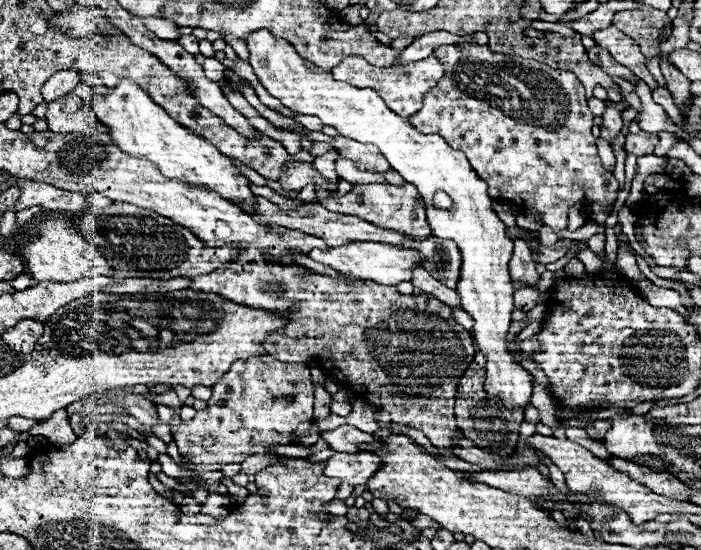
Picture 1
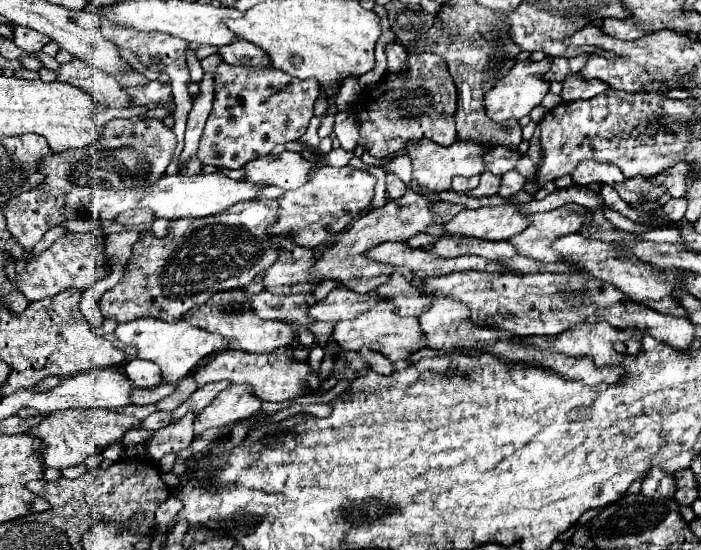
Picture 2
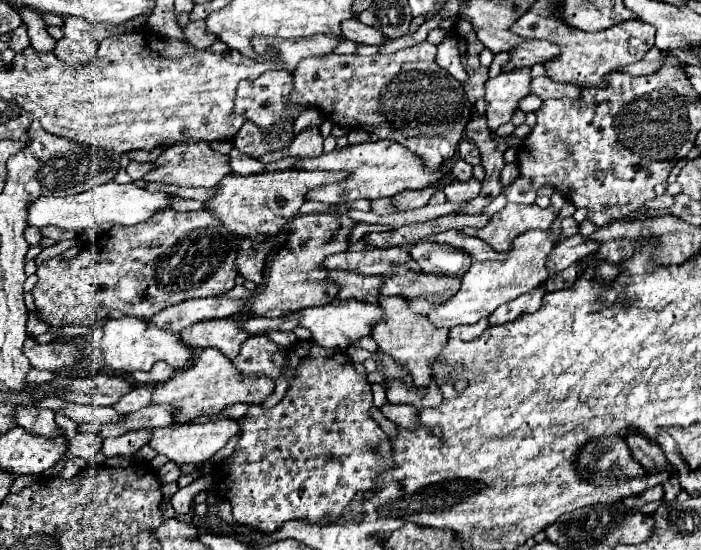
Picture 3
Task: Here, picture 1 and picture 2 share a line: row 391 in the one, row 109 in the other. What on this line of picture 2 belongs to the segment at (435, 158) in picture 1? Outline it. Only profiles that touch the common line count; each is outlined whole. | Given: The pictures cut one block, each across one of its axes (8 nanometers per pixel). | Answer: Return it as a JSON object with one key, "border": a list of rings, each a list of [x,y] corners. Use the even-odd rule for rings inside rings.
{"border":[[[548,58],[542,62],[532,62],[532,60],[516,62],[508,70],[508,74],[484,94],[484,106],[486,106],[488,118],[492,118],[494,122],[506,122],[510,118],[520,120],[522,116],[528,116],[530,110],[538,106],[548,92],[548,82],[542,78],[546,70],[548,70]]]}

